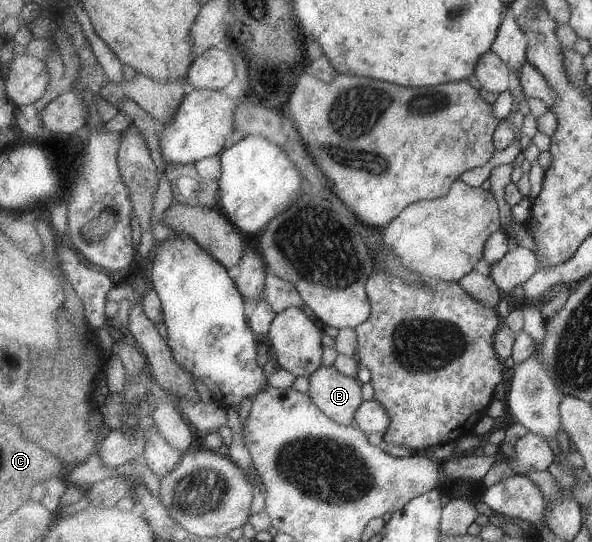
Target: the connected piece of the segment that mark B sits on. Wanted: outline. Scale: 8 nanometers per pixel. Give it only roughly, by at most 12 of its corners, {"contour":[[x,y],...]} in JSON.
{"contour":[[334,364],[310,375],[310,398],[338,424],[356,425],[362,384]]}

